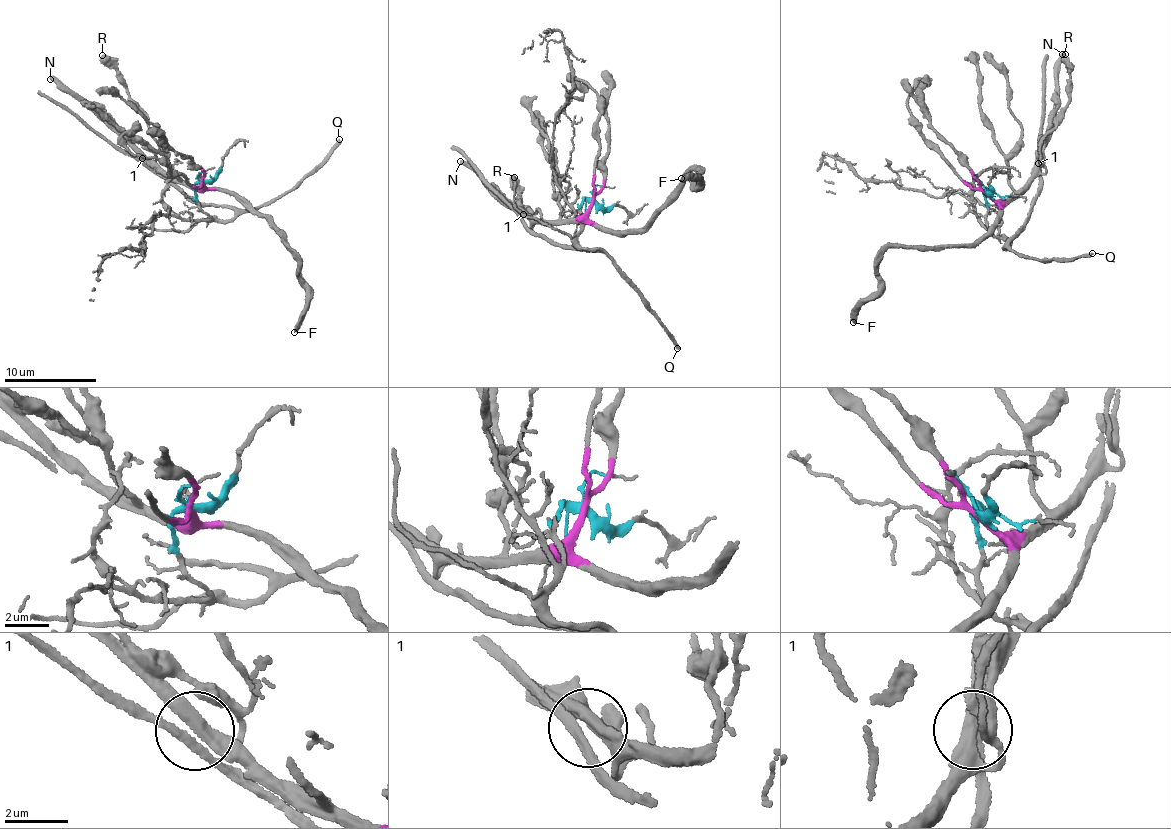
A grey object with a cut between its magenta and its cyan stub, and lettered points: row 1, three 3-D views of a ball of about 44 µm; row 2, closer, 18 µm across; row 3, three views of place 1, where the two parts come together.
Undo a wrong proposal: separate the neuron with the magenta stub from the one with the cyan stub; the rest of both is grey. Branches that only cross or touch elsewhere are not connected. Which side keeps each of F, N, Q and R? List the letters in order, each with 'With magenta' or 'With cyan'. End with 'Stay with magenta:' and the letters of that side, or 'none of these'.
F: With magenta
N: With magenta
Q: With cyan
R: With magenta
Stay with magenta: F, N, R

